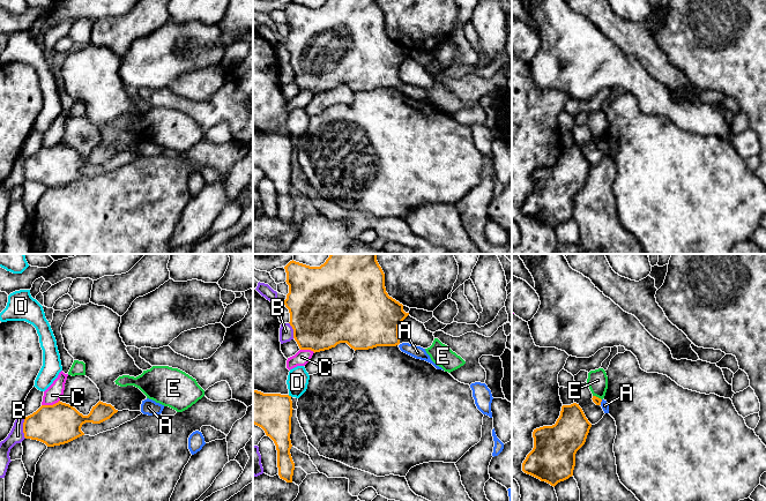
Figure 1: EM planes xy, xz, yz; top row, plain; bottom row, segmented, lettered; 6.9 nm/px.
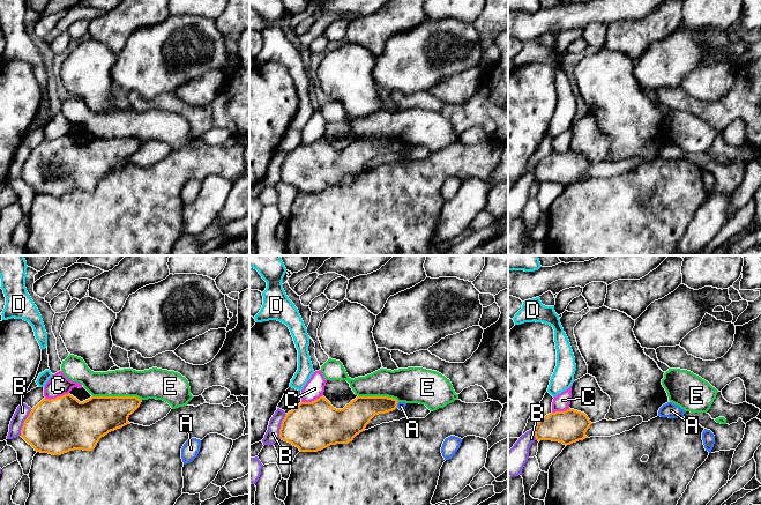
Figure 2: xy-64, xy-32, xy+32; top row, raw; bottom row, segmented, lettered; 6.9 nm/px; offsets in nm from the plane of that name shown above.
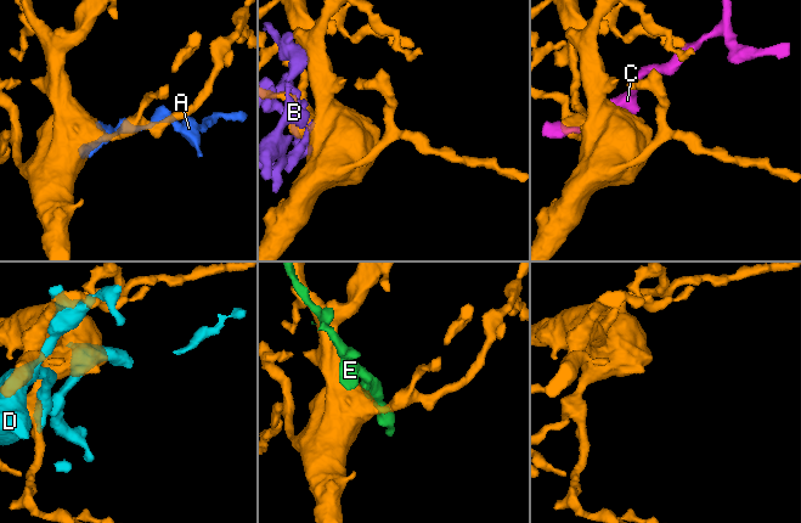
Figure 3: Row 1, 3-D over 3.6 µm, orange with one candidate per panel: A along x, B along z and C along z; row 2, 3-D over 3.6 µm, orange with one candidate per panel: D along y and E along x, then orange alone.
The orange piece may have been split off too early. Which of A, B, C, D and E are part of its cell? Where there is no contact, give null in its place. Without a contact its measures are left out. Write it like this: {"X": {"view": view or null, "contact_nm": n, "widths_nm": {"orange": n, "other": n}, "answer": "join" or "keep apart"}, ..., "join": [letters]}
{"A": {"view": "yz", "contact_nm": 40, "widths_nm": {"orange": 50, "other": 50}, "answer": "join"}, "B": {"view": "xy", "contact_nm": 140, "widths_nm": {"orange": 280, "other": 110}, "answer": "keep apart"}, "C": {"view": "xy", "contact_nm": 130, "widths_nm": {"orange": 280, "other": 120}, "answer": "keep apart"}, "D": {"view": "xz", "contact_nm": 30, "widths_nm": {"orange": 260, "other": 150}, "answer": "keep apart"}, "E": {"view": "yz", "contact_nm": 70, "widths_nm": {"orange": 50, "other": 140}, "answer": "keep apart"}, "join": ["A"]}

